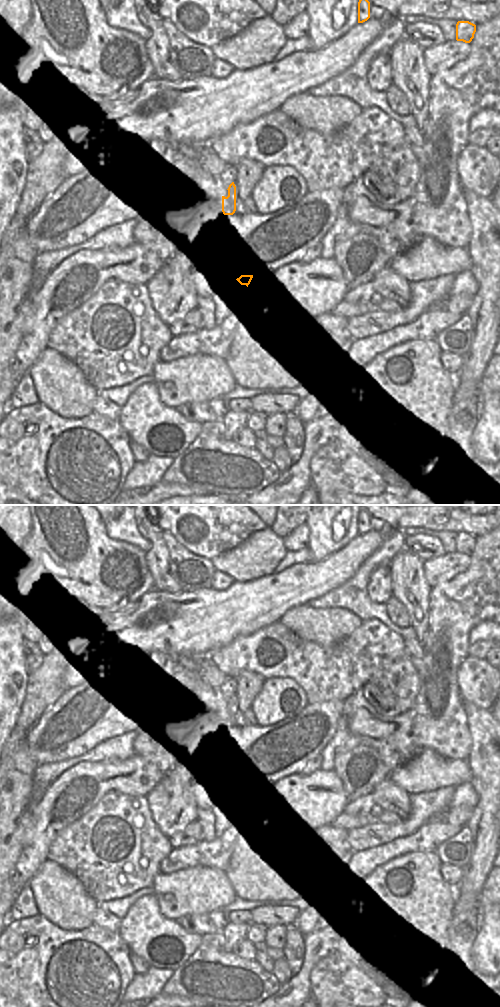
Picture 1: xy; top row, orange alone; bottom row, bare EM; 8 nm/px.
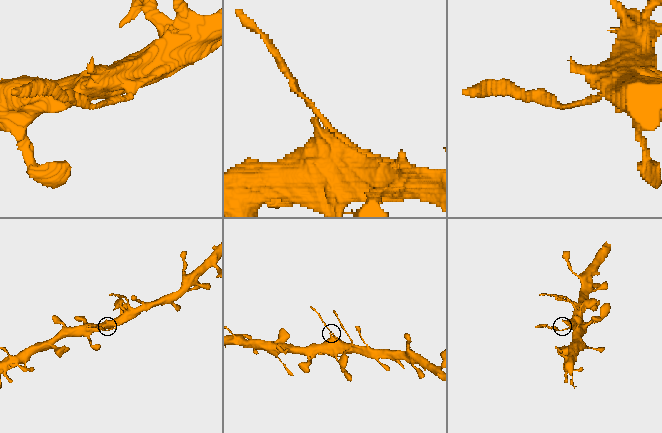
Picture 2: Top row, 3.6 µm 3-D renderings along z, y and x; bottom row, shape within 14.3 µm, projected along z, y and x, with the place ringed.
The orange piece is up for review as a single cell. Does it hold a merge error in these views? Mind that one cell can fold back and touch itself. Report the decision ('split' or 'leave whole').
split

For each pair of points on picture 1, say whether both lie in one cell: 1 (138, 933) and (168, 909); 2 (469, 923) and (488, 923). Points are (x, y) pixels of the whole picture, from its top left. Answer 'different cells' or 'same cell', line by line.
1: different cells
2: different cells

